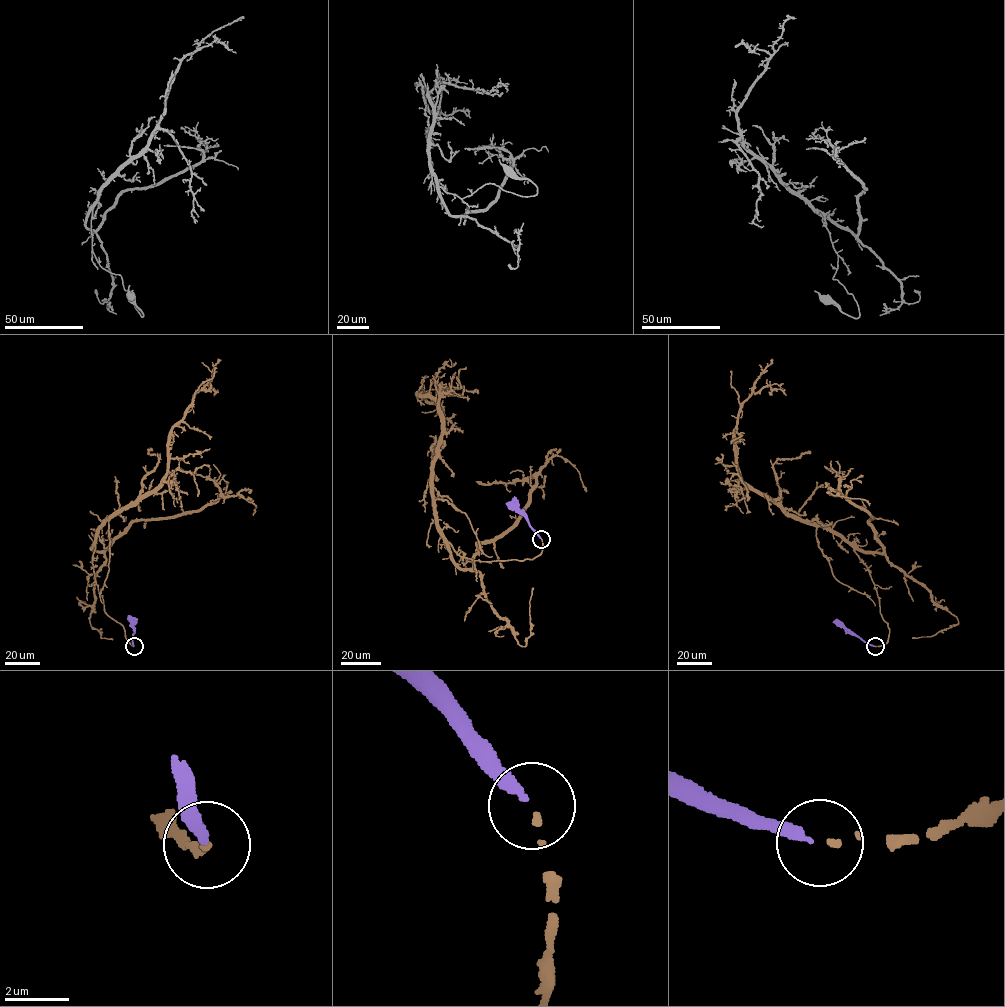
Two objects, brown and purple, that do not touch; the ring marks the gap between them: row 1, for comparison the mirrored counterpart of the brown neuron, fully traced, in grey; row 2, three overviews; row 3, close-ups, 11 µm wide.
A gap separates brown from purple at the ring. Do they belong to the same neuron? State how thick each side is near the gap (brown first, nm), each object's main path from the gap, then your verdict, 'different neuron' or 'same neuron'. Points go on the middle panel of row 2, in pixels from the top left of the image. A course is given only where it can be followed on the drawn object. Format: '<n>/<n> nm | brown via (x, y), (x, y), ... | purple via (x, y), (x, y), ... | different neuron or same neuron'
160/300 nm | brown via (542, 539), (541, 553), (531, 559), (482, 562), (458, 555), (438, 524), (431, 470), (433, 461) | purple via (541, 538), (520, 511), (514, 496) | same neuron

